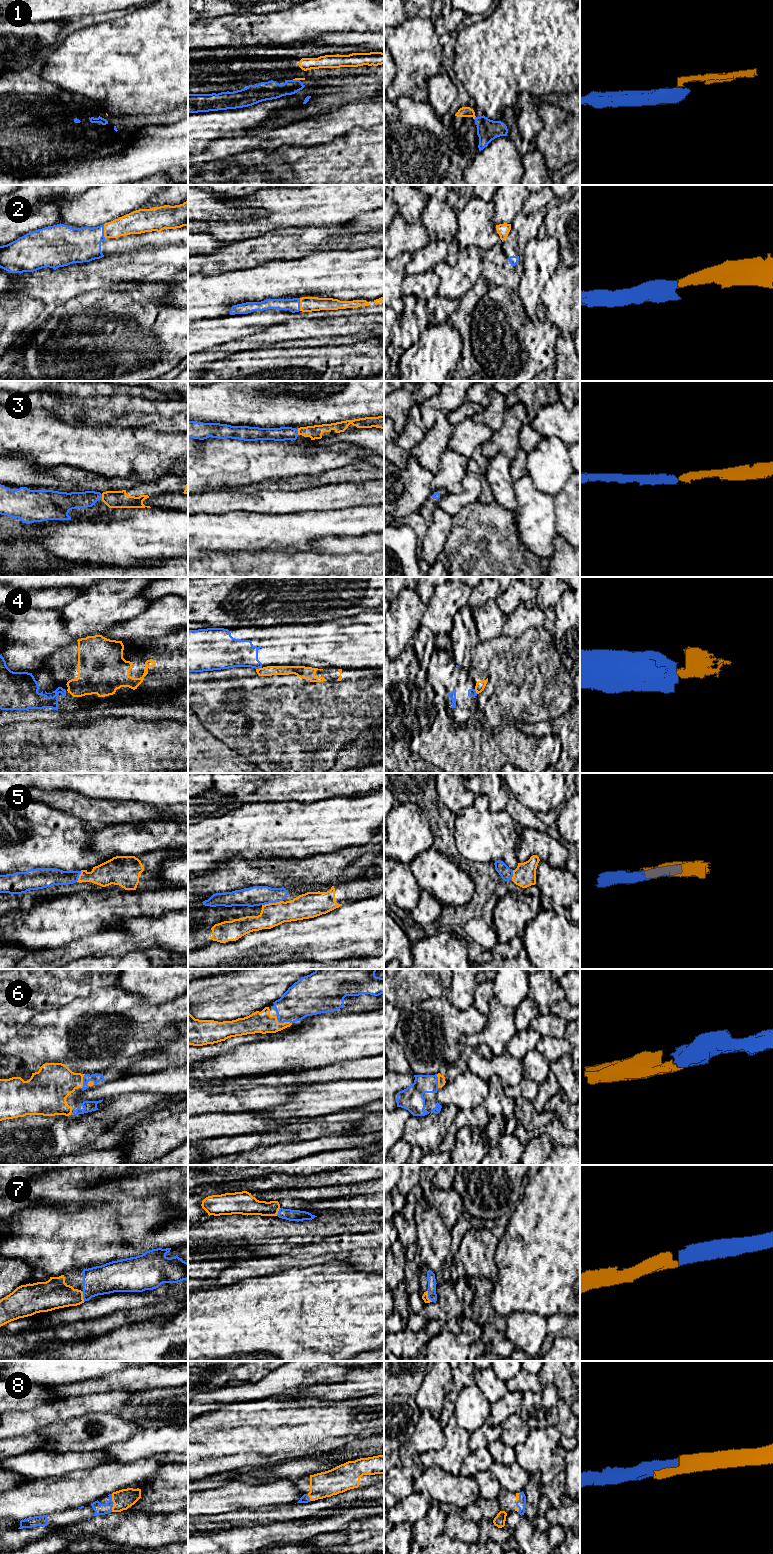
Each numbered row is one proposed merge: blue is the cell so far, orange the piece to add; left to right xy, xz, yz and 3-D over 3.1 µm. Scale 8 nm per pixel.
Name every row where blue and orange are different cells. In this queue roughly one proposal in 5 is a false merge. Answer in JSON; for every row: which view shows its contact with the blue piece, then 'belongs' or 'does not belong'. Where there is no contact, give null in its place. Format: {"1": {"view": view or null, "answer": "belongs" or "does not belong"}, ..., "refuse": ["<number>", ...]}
{"1": {"view": "yz", "answer": "belongs"}, "2": {"view": "xy", "answer": "belongs"}, "3": {"view": "xz", "answer": "belongs"}, "4": {"view": "xz", "answer": "does not belong"}, "5": {"view": "xz", "answer": "belongs"}, "6": {"view": "xz", "answer": "belongs"}, "7": {"view": "yz", "answer": "belongs"}, "8": {"view": "xy", "answer": "belongs"}, "refuse": ["4"]}

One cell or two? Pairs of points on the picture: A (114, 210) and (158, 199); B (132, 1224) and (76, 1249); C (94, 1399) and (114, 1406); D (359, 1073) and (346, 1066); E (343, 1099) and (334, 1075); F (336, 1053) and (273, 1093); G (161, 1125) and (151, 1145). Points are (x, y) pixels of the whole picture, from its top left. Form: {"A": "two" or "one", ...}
{"A": "two", "B": "one", "C": "one", "D": "one", "E": "two", "F": "two", "G": "one"}

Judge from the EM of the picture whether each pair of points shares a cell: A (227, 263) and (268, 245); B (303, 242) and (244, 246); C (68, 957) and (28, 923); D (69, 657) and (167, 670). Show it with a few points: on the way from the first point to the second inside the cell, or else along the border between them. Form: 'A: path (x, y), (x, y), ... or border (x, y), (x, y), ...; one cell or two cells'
A: path (237, 261), (258, 250); one cell
B: path (288, 245), (259, 246); one cell
C: border (78, 938), (72, 939), (58, 947), (50, 948); two cells
D: path (93, 659), (129, 660), (132, 657), (143, 657); one cell

